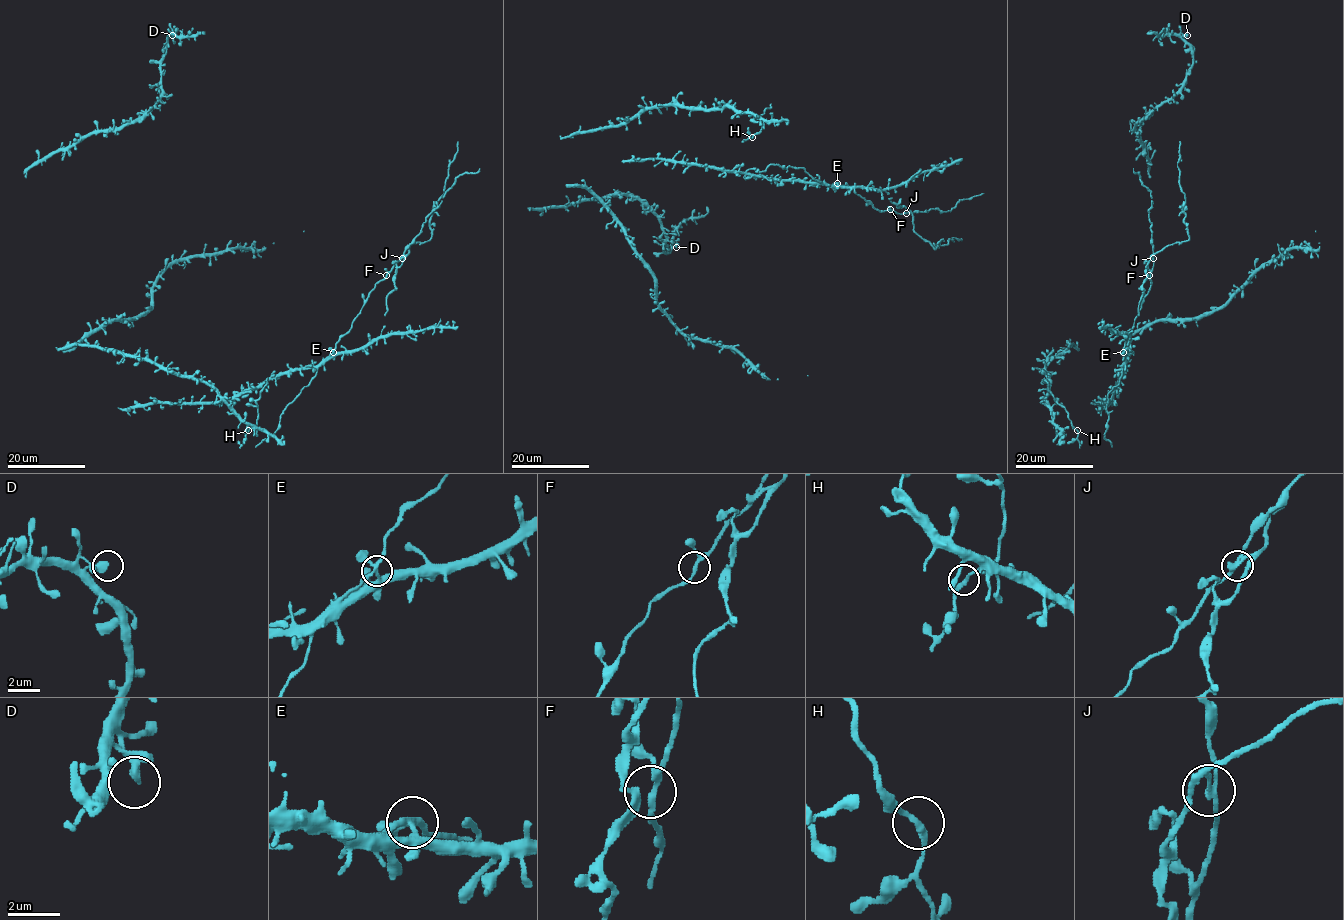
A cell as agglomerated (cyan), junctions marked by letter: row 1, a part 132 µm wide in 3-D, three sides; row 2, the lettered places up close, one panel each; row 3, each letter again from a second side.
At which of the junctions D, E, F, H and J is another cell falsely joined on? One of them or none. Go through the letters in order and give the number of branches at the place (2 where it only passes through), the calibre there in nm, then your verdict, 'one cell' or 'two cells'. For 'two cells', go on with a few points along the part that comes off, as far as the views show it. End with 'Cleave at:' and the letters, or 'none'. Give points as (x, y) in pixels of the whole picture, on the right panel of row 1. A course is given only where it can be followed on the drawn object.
D: 3 | 240 nm | one cell
E: 4 | 240 nm | one cell
F: 3 | 180 nm | one cell
H: 2 | 200 nm | one cell
J: 3 | 200 nm | two cells | (1152, 257), (1170, 245), (1188, 238), (1184, 221), (1186, 197), (1177, 163), (1180, 141)
Cleave at: J

